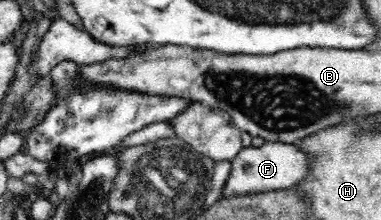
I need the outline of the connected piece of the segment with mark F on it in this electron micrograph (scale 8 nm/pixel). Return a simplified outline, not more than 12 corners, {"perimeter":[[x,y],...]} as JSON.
{"perimeter":[[295,144],[243,146],[222,195],[292,188],[306,177]]}

